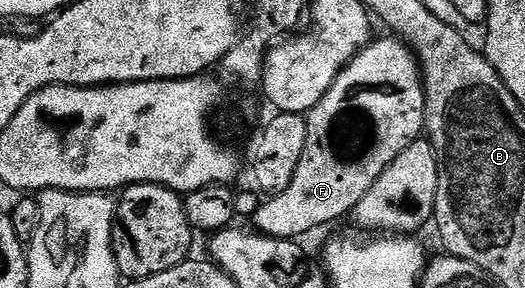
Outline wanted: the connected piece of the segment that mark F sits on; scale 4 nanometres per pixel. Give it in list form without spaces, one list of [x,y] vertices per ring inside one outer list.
[[[387,37],[388,39],[377,38],[368,44],[363,51],[359,51],[352,60],[349,61],[340,71],[340,76],[334,81],[334,85],[330,85],[330,89],[322,97],[322,101],[318,101],[318,105],[314,105],[314,109],[307,112],[306,118],[308,128],[306,129],[306,149],[302,149],[302,161],[298,161],[298,169],[294,173],[294,181],[290,181],[290,189],[286,189],[280,195],[273,195],[256,211],[256,227],[255,230],[261,235],[268,235],[272,239],[291,239],[299,240],[299,235],[308,235],[311,231],[316,231],[319,227],[324,227],[327,223],[332,223],[335,219],[351,216],[353,209],[358,205],[358,201],[362,201],[362,197],[366,197],[366,193],[370,193],[370,185],[374,185],[374,181],[378,181],[378,177],[382,177],[384,170],[398,157],[398,153],[402,153],[402,149],[410,149],[410,145],[415,139],[421,138],[425,134],[424,130],[424,81],[420,78],[420,64],[417,63],[415,55],[401,40],[395,37]]]

